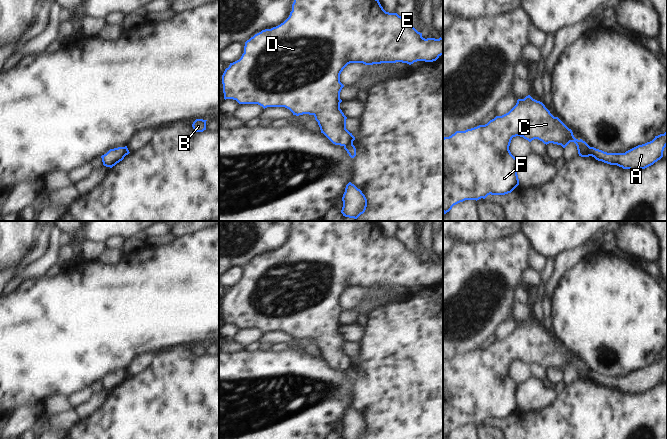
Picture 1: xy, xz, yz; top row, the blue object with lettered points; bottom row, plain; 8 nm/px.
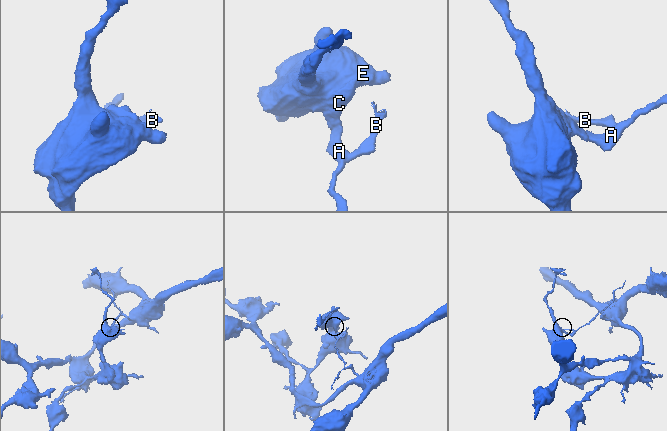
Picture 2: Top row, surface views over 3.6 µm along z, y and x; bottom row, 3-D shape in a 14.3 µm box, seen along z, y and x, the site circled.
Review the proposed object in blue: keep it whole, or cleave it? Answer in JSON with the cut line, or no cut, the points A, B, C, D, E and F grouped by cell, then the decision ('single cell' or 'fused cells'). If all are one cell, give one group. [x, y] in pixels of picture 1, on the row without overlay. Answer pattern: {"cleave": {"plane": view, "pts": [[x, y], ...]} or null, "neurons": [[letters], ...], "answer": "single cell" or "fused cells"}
{"cleave": {"plane": "xz", "pts": [[352, 366], [344, 370]]}, "neurons": [["A", "B"], ["C", "D", "E", "F"]], "answer": "fused cells"}

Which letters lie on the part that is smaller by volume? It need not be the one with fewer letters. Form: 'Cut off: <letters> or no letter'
Cut off: A, B

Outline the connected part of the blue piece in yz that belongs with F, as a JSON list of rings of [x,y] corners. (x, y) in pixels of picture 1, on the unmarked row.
[[[530,319],[518,323],[516,329],[506,338],[496,340],[485,349],[456,355],[449,361],[443,362],[443,437],[449,436],[452,431],[465,424],[485,423],[488,419],[505,419],[511,417],[518,409],[517,393],[519,385],[511,378],[509,370],[513,361],[520,360],[531,366],[534,363],[544,368],[557,368],[565,372],[570,366],[577,370],[581,381],[589,381],[590,370],[582,363],[574,361],[573,356],[558,341],[554,341],[545,329],[533,323]]]

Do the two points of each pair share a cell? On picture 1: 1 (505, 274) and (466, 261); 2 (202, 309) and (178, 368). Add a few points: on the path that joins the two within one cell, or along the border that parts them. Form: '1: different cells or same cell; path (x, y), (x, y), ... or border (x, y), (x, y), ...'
1: same cell; path (495, 271), (476, 271)
2: different cells; border (183, 345), (169, 347), (160, 351)

